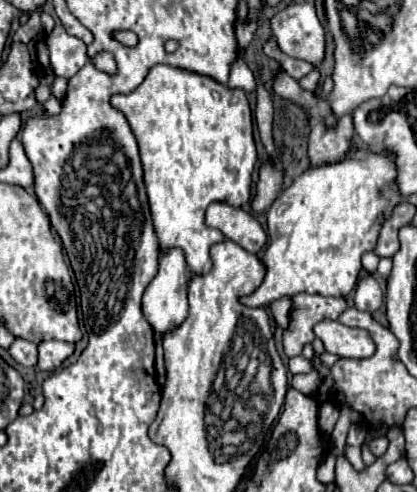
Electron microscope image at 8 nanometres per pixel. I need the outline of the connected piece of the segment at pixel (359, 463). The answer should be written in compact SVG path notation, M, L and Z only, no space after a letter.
M345 447L345 455L347 455L347 459L351 461L351 465L353 465L357 471L365 471L367 465L363 463L359 449L349 449L349 447Z

